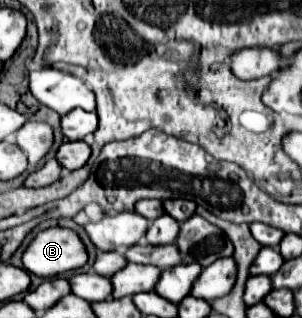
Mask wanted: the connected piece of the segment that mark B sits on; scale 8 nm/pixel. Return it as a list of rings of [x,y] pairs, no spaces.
[[[56,226],[38,232],[28,244],[22,260],[28,272],[42,278],[52,278],[84,266],[88,262],[88,252],[74,230]]]

